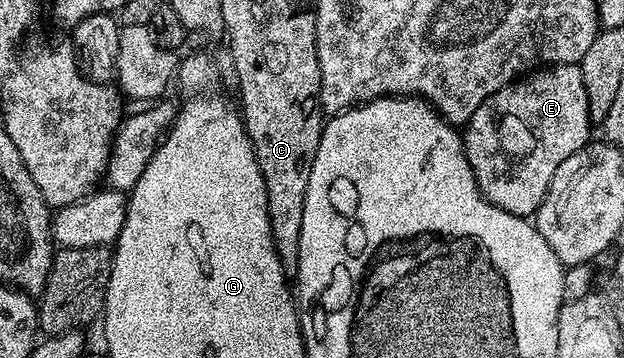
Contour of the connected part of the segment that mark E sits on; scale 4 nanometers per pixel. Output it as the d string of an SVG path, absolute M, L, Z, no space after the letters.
M553 64L551 66L544 66L539 70L533 71L531 74L525 75L523 78L513 80L511 84L507 84L505 88L498 90L490 98L486 98L486 102L482 102L482 106L478 106L478 110L474 110L474 114L462 128L464 153L470 162L470 170L474 172L474 178L480 187L480 195L494 206L498 206L515 216L523 216L525 218L535 217L538 206L544 201L544 195L548 192L550 178L554 178L554 170L558 170L558 166L562 166L562 162L566 162L566 158L570 158L570 154L582 150L582 146L589 143L590 135L588 136L588 131L591 128L594 128L594 124L588 118L586 82L582 82L582 70L579 64Z

